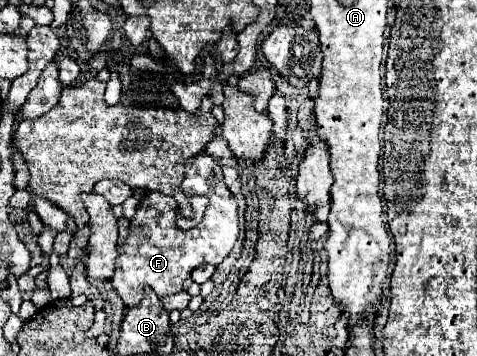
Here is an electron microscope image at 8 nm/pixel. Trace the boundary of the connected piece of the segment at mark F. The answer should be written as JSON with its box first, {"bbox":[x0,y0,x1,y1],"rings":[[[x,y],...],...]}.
{"bbox":[110,152,238,306],"rings":[[[206,152],[194,156],[194,160],[188,158],[182,192],[186,196],[206,196],[210,200],[202,222],[190,230],[180,230],[176,226],[177,203],[173,197],[152,190],[142,194],[140,206],[128,226],[128,238],[118,244],[116,272],[110,280],[126,306],[136,306],[142,300],[146,284],[160,298],[178,294],[182,290],[182,282],[192,274],[192,270],[204,264],[218,266],[238,238],[238,206],[234,206],[234,196],[224,184],[222,166],[216,158]]]}

